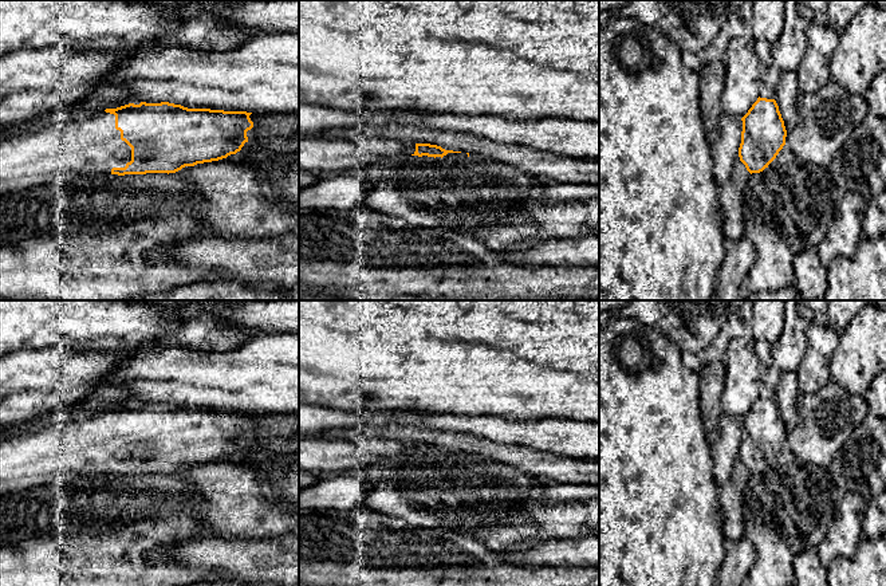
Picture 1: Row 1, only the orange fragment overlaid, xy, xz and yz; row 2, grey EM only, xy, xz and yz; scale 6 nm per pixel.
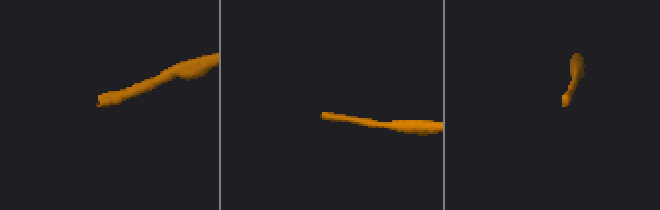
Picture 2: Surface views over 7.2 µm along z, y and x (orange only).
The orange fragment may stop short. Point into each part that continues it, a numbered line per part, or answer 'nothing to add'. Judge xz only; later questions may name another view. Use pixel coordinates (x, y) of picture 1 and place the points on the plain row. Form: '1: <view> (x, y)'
1: xz (326, 455)

